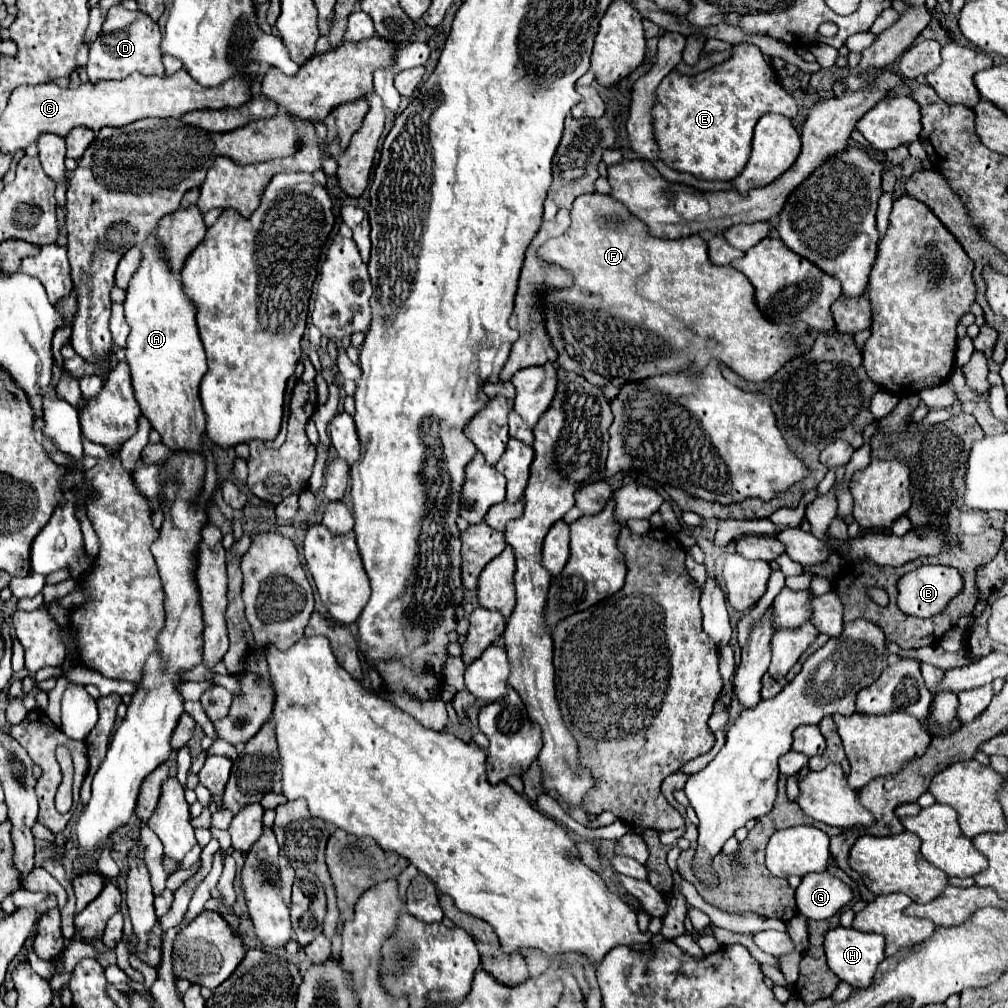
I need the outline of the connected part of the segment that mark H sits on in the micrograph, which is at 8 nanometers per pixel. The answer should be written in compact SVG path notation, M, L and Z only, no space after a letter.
M832 928L824 934L824 950L830 970L852 988L868 988L878 964L884 960L884 936L864 934L854 928Z

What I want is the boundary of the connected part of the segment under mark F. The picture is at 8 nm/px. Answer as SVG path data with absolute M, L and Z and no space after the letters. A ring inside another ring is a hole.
M596 192L578 196L570 216L570 230L548 240L538 250L542 260L568 268L574 274L572 288L562 292L552 290L544 298L546 330L558 350L558 364L562 368L584 374L584 378L596 386L622 386L624 382L640 382L656 374L698 374L706 368L710 358L716 358L744 380L762 382L798 356L808 326L772 324L764 318L756 308L750 280L732 266L712 266L702 236L696 234L680 240L656 238L622 202ZM708 340L714 340L716 346L708 346Z

